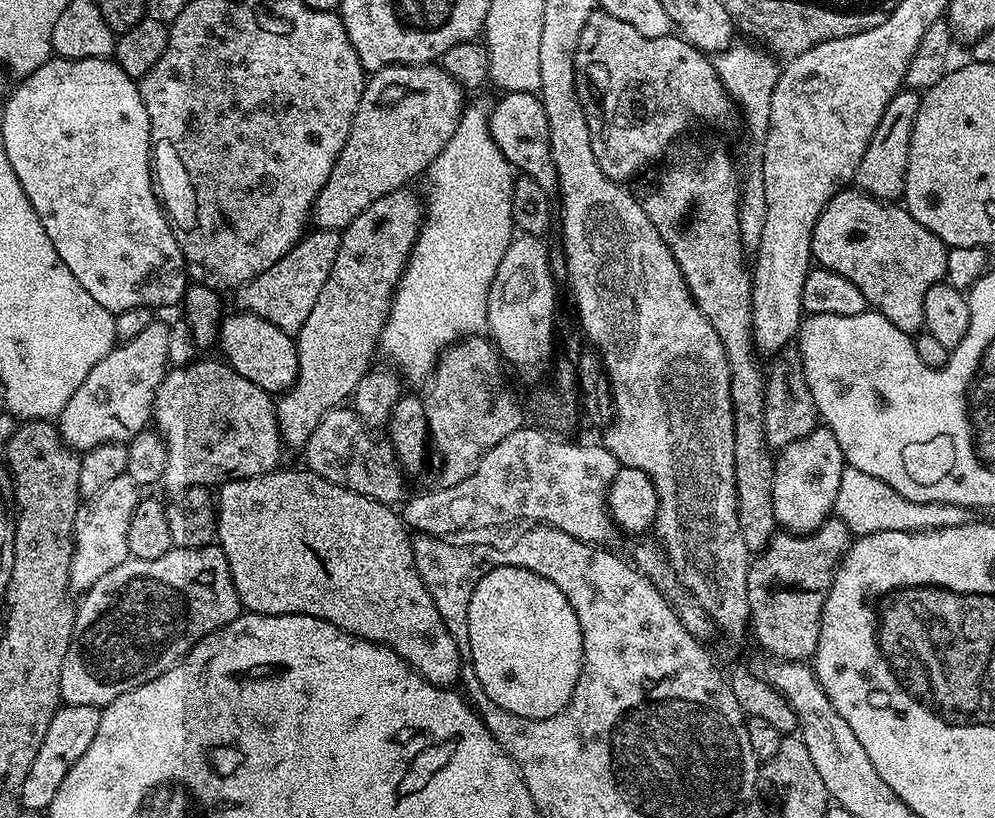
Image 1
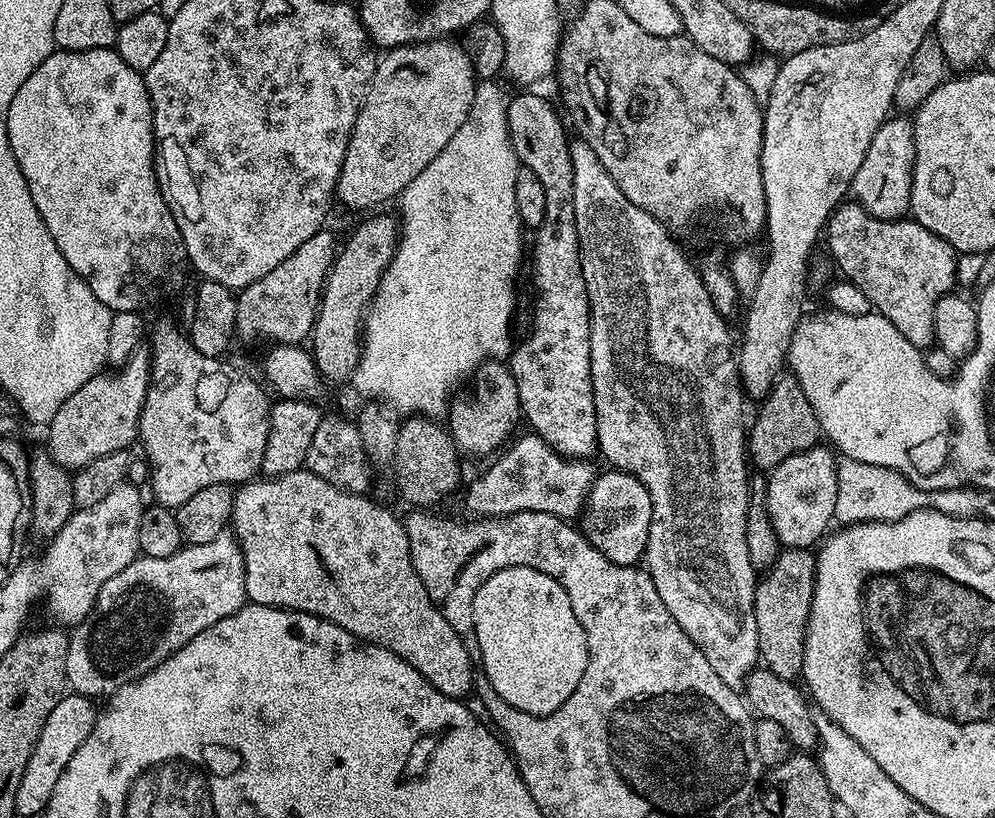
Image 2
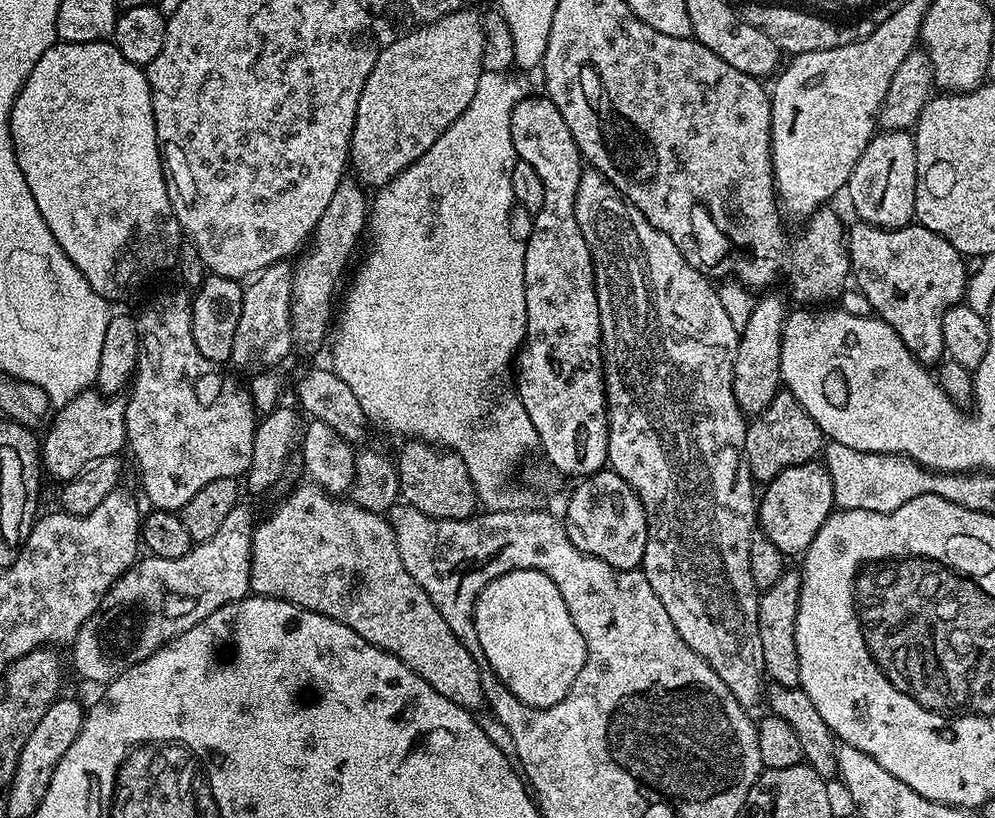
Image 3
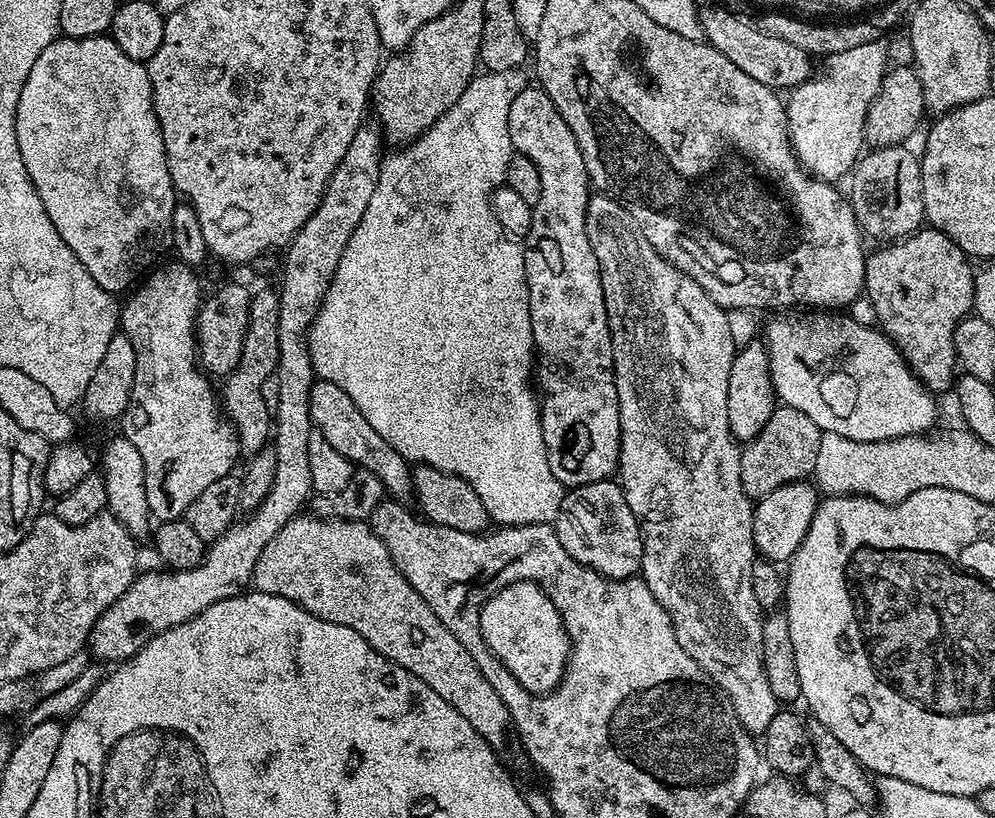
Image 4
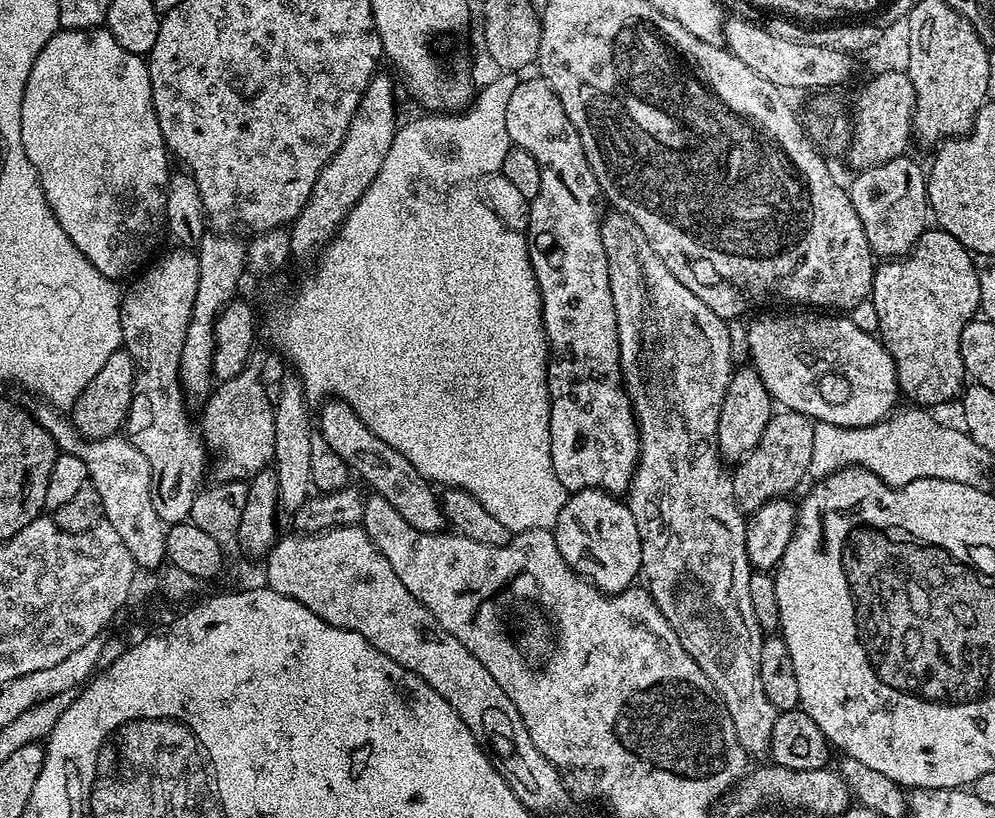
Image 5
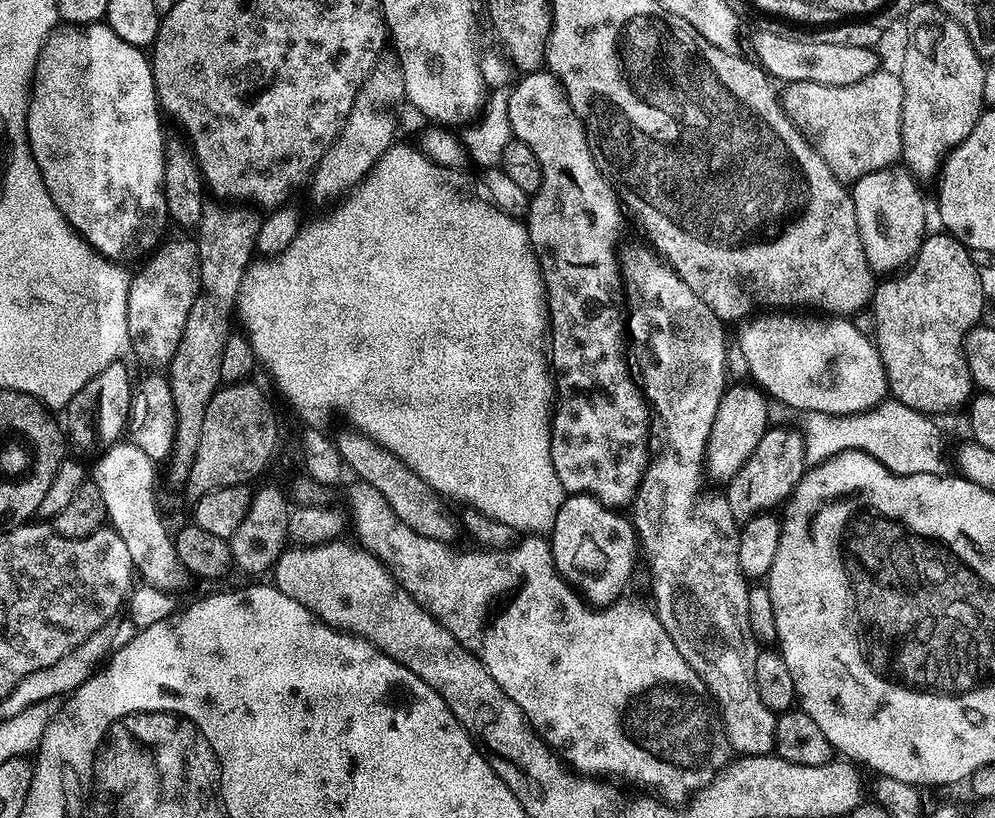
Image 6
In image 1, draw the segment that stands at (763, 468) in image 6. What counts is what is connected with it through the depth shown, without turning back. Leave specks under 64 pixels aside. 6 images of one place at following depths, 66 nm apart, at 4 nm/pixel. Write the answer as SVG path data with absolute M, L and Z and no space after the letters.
M799 347L781 348L771 360L772 369L767 369L764 386L764 425L768 447L779 450L813 432L818 427L820 411L814 406L814 394L810 394L810 386L806 382Z

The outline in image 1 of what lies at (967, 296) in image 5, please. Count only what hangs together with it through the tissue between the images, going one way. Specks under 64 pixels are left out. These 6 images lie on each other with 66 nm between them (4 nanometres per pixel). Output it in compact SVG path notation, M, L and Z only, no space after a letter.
M849 186L841 190L822 210L812 235L812 259L819 267L829 268L831 272L850 278L866 298L868 308L881 312L898 330L916 334L923 329L924 314L922 304L926 302L926 292L930 286L945 279L948 245L937 236L930 234L922 222L915 220L908 209L896 202L876 200L867 192Z

